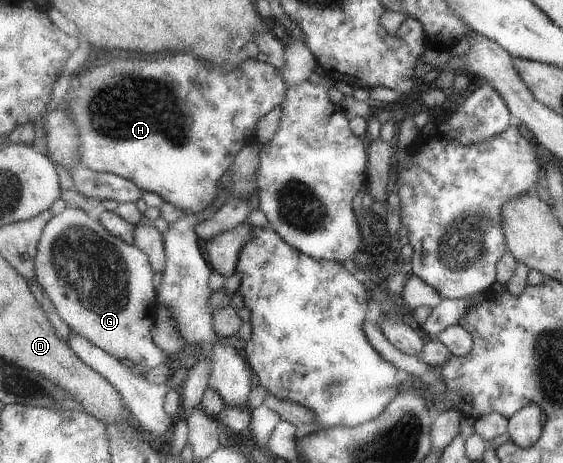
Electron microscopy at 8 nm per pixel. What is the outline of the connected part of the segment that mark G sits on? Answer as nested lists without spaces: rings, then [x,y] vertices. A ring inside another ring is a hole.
[[[66,207],[51,219],[43,231],[35,259],[35,277],[38,283],[54,302],[62,321],[72,330],[114,357],[129,359],[134,364],[145,365],[150,369],[162,364],[177,363],[177,366],[189,371],[200,356],[199,345],[186,343],[180,353],[170,355],[155,343],[153,329],[157,322],[159,301],[154,273],[151,259],[135,243],[127,244],[109,232],[100,220],[91,219],[86,211],[76,207]]]

